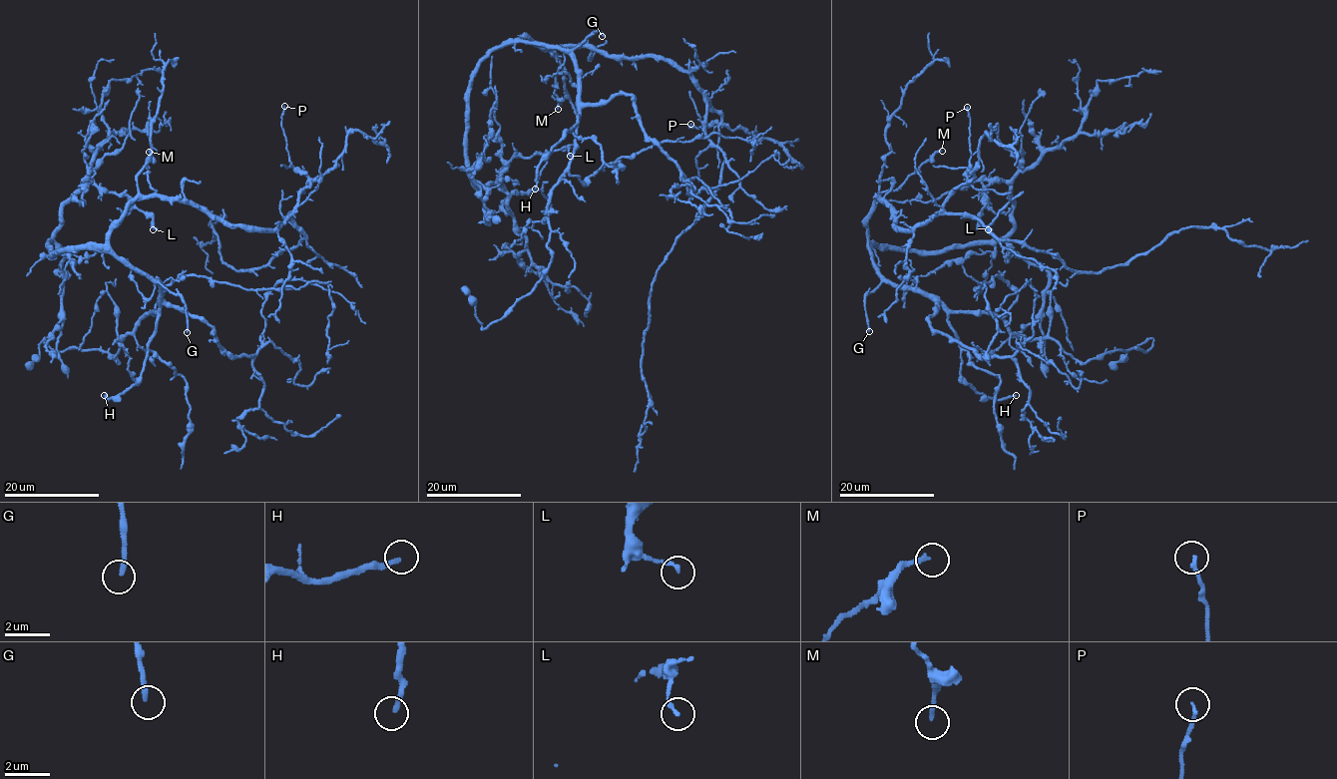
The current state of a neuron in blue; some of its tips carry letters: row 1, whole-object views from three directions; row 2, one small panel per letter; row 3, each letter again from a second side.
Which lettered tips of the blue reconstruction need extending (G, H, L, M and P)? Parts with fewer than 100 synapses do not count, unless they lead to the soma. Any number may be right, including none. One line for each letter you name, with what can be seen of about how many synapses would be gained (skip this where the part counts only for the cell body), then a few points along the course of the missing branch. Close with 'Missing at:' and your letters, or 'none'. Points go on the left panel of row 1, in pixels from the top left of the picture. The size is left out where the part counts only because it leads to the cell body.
G: (187, 332), (182, 431), (191, 480), (162, 488), (125, 476), (121, 488), (129, 471), (118, 461)
Missing at: G

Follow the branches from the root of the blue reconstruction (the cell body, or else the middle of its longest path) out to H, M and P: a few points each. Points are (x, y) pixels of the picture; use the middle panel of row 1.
H: (571, 47), (541, 47), (519, 39), (562, 49), (578, 74), (579, 120), (542, 160), (535, 189)
M: (571, 47), (563, 49), (564, 63), (556, 74), (554, 94), (558, 109)
P: (571, 47), (674, 61), (720, 117), (719, 124), (690, 124)

